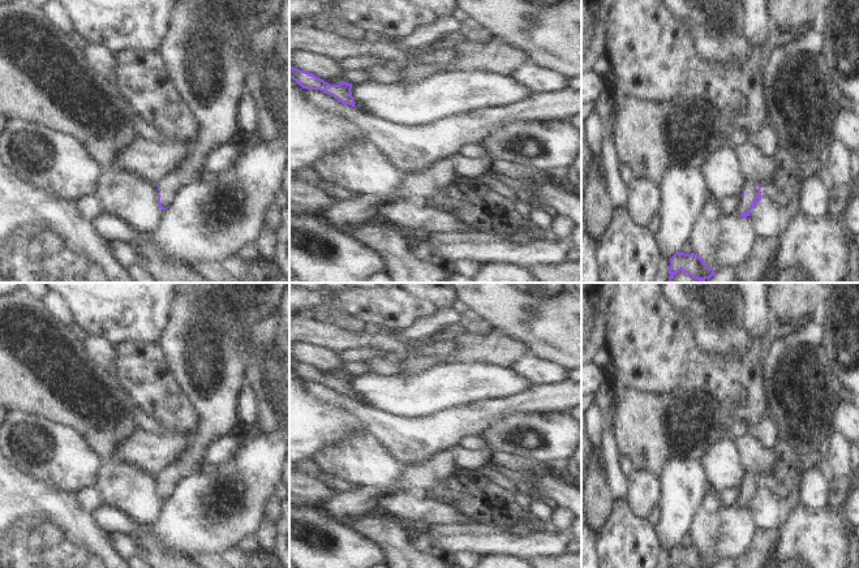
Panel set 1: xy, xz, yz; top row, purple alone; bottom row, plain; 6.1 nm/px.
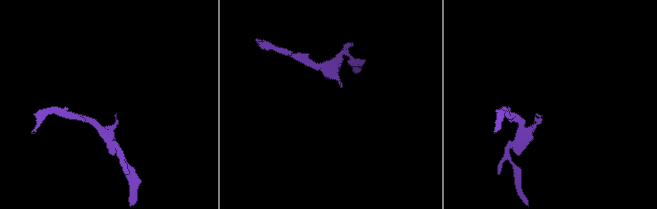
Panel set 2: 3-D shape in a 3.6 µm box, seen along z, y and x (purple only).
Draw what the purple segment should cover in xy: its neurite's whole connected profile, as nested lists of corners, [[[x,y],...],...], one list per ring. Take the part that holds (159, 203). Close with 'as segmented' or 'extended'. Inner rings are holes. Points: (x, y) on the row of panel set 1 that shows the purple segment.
[[[175,0],[168,31],[159,46],[167,70],[181,96],[201,122],[201,133],[192,142],[190,155],[158,188],[158,205],[167,210],[177,193],[201,181],[206,158],[220,145],[233,143],[241,130],[239,107],[246,89],[249,51],[253,36],[280,17],[285,0]]]; extended

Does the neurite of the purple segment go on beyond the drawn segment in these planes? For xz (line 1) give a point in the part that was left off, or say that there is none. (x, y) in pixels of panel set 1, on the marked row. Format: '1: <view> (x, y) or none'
1: none

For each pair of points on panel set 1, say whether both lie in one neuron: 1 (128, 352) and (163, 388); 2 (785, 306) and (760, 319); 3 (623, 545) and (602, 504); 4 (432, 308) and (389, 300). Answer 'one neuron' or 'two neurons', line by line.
1: one neuron
2: two neurons
3: two neurons
4: one neuron

